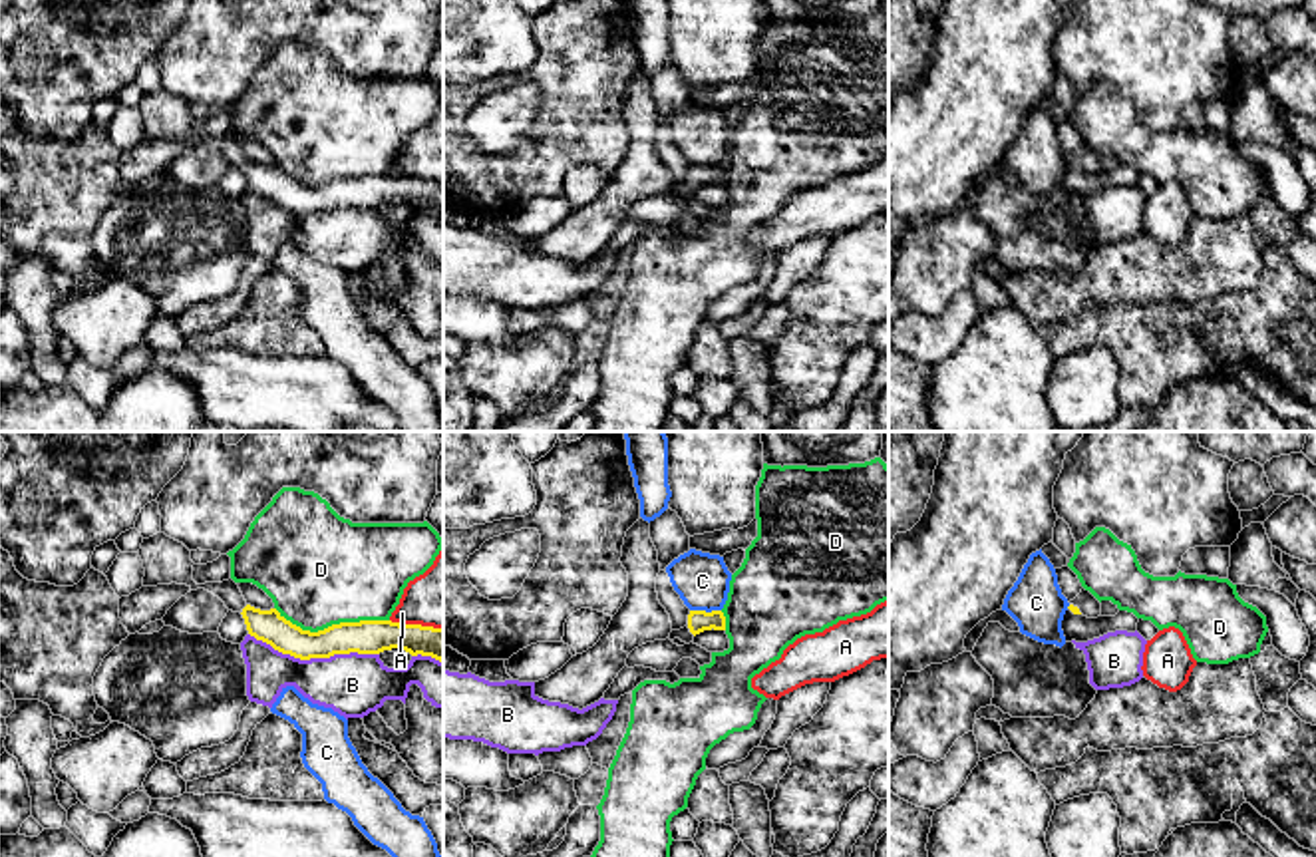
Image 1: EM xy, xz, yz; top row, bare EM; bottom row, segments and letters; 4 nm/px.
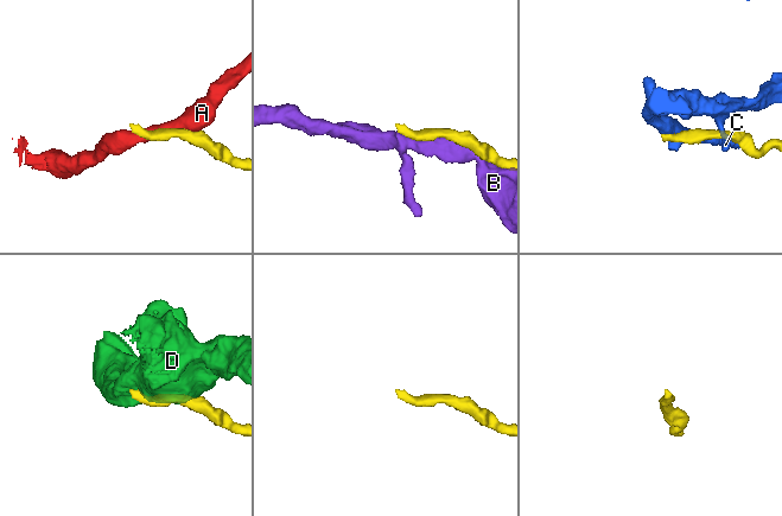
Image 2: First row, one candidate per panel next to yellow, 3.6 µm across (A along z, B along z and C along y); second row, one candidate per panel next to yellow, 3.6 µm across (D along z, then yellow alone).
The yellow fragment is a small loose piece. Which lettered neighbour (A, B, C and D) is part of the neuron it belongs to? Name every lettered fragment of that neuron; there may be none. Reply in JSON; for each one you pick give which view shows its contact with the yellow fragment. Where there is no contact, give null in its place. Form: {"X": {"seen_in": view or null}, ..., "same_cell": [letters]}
{"same_cell": []}

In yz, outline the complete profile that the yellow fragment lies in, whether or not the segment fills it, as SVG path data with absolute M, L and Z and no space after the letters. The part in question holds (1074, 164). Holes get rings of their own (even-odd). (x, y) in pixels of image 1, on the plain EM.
M1081 143L1081 147L1073 155L1069 155L1068 163L1073 169L1083 169L1087 173L1101 171L1101 157L1085 143Z

